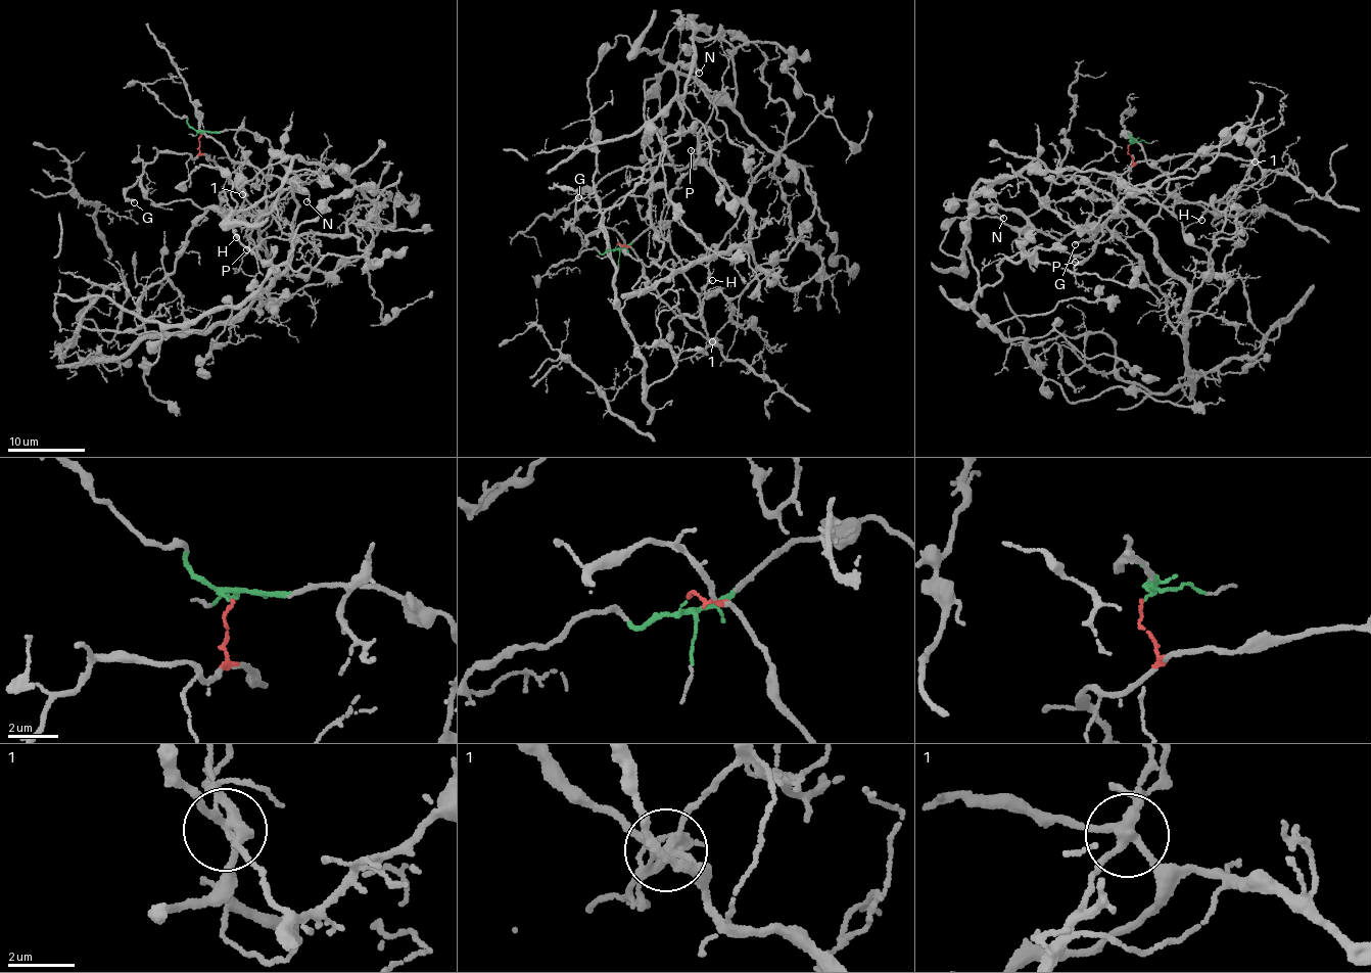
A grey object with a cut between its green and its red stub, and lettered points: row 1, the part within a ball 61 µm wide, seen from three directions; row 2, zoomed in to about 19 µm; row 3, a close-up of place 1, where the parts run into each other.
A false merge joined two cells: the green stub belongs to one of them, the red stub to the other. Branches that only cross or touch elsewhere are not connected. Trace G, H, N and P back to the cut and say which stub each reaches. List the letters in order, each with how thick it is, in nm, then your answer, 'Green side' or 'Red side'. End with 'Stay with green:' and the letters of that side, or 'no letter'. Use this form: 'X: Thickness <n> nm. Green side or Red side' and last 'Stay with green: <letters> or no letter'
G: Thickness 200 nm. Red side
H: Thickness 100 nm. Red side
N: Thickness 120 nm. Green side
P: Thickness 90 nm. Red side
Stay with green: N

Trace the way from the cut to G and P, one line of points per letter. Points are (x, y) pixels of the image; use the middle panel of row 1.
G: (617, 245), (625, 244), (620, 234), (611, 228), (599, 228), (583, 245), (574, 221), (575, 204), (579, 197)
P: (617, 245), (687, 324), (719, 344), (662, 235), (673, 190), (698, 160), (691, 150)

